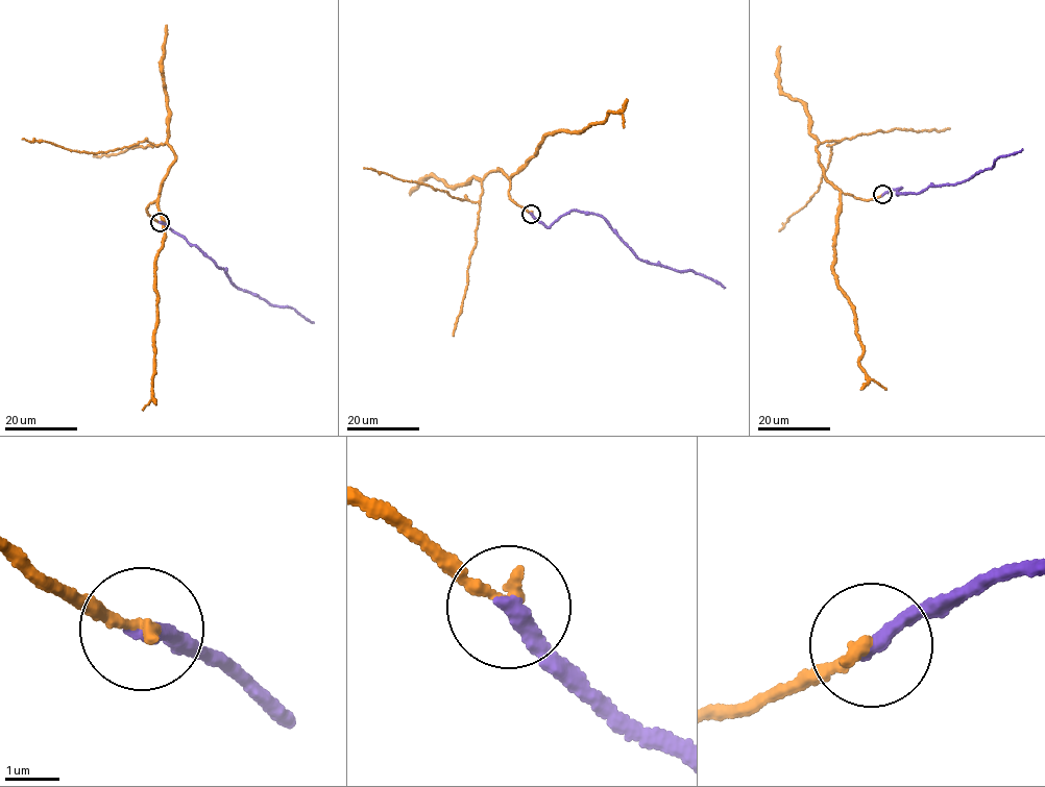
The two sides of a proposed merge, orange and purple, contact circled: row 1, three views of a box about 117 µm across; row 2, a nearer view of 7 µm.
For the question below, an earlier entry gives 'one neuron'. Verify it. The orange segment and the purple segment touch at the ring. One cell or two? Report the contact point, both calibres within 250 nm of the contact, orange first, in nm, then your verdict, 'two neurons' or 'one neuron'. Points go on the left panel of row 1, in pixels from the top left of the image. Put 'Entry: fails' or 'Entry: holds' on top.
Entry: holds
place (160, 222); calibres 240 and 320 nm; one neuron

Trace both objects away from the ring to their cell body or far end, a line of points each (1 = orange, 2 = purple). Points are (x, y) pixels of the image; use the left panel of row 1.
1: (161, 222), (150, 217), (146, 210), (158, 199), (164, 240), (154, 262), (158, 312), (152, 397), (143, 410)
2: (161, 222), (223, 268), (239, 288), (269, 303), (295, 309), (314, 322)

